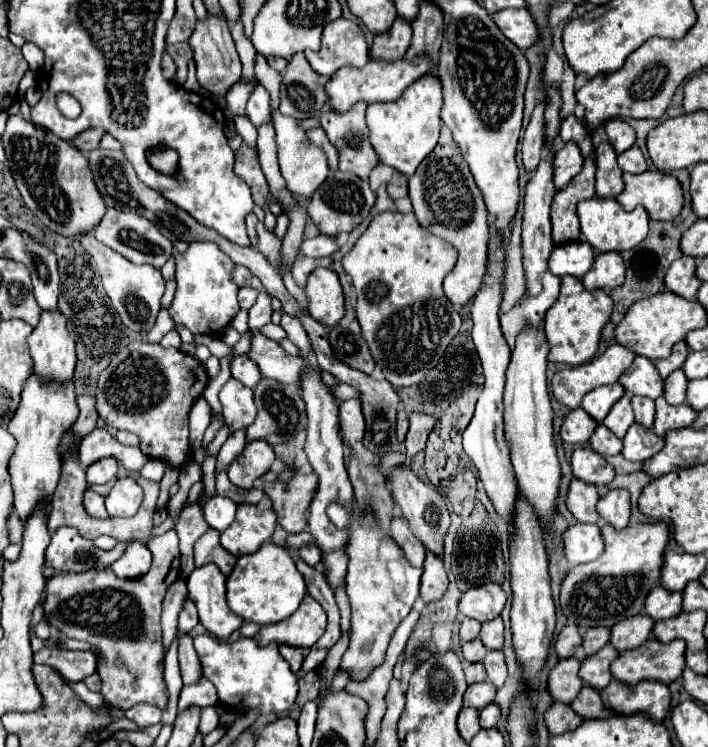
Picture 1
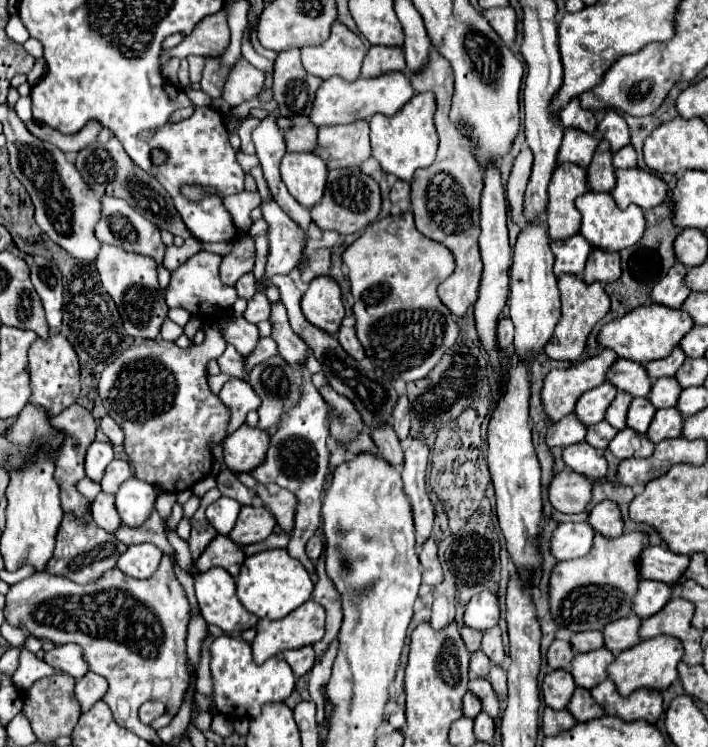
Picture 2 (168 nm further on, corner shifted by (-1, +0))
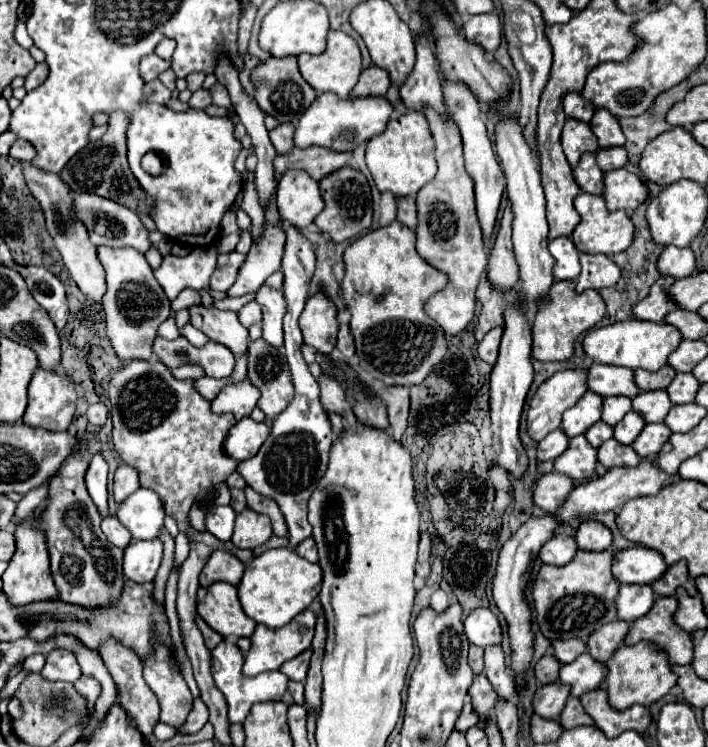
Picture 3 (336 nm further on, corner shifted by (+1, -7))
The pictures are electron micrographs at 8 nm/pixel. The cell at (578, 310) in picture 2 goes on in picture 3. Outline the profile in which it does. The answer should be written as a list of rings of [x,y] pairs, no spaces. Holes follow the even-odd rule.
[[[556,280],[548,290],[548,304],[540,304],[536,320],[532,324],[534,344],[532,344],[532,358],[540,362],[560,362],[568,360],[574,354],[574,340],[596,326],[606,312],[604,300],[596,290],[584,290],[576,294],[572,280]]]

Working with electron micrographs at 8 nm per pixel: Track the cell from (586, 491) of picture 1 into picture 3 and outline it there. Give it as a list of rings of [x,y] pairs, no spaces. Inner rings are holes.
[[[552,472],[552,474],[544,474],[538,482],[536,482],[536,490],[534,490],[534,504],[538,508],[542,508],[544,512],[552,514],[558,510],[558,506],[568,498],[568,494],[574,490],[574,482],[572,478]]]

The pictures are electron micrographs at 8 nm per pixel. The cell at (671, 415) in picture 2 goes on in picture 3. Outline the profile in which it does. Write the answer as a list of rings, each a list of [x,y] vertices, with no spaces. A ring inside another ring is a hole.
[[[662,422],[646,424],[644,432],[640,432],[640,436],[632,442],[632,448],[640,458],[654,458],[660,452],[660,448],[668,442],[670,434],[670,428]]]

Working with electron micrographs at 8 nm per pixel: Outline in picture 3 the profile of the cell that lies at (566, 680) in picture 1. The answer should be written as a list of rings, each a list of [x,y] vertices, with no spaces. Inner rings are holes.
[[[552,682],[552,684],[540,686],[536,690],[534,700],[532,700],[532,708],[542,718],[554,718],[556,720],[564,708],[568,696],[570,696],[570,688],[566,684]]]

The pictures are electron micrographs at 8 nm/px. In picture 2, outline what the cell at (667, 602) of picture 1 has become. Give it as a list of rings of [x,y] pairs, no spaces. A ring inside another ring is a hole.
[[[642,579],[638,585],[638,593],[634,597],[634,613],[640,619],[648,619],[656,615],[672,597],[672,587],[660,581]]]

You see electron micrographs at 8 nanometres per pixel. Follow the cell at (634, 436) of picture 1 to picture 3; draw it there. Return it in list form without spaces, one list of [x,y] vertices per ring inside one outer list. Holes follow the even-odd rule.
[[[612,438],[598,448],[598,462],[606,468],[616,468],[616,466],[632,468],[640,464],[640,456],[630,446],[624,446]]]

